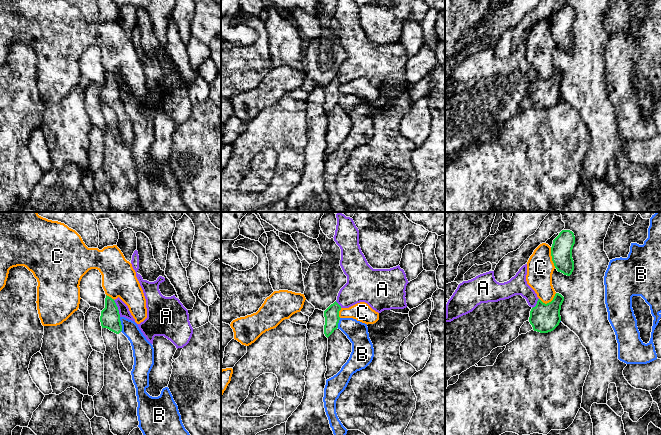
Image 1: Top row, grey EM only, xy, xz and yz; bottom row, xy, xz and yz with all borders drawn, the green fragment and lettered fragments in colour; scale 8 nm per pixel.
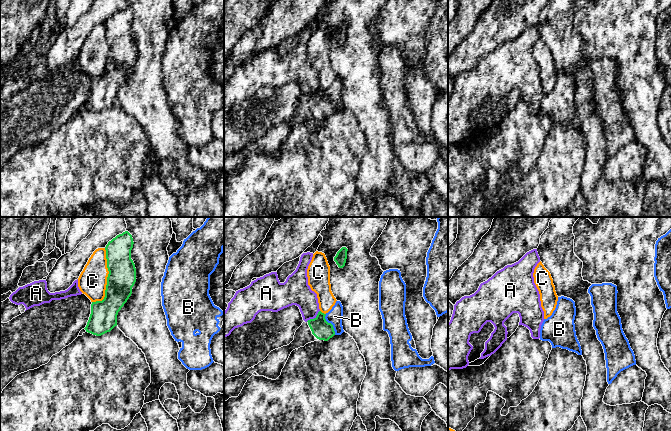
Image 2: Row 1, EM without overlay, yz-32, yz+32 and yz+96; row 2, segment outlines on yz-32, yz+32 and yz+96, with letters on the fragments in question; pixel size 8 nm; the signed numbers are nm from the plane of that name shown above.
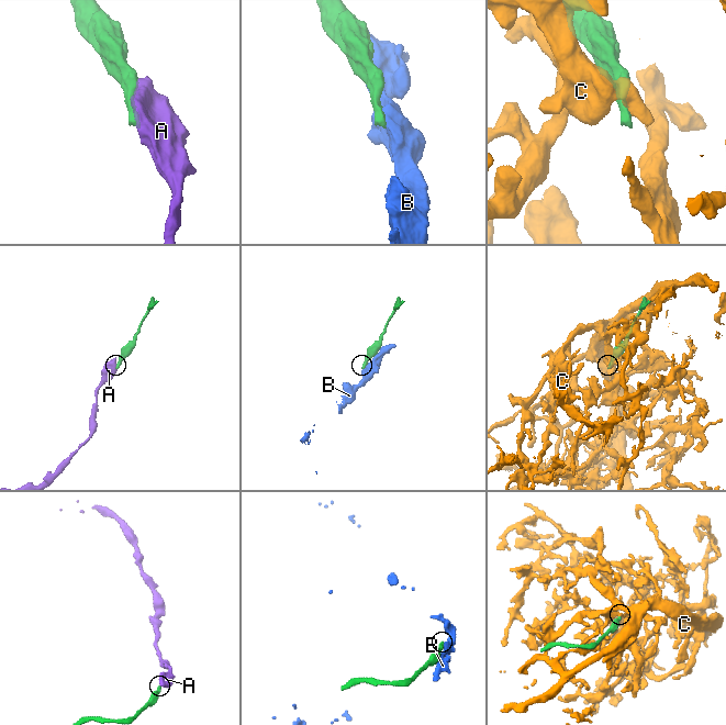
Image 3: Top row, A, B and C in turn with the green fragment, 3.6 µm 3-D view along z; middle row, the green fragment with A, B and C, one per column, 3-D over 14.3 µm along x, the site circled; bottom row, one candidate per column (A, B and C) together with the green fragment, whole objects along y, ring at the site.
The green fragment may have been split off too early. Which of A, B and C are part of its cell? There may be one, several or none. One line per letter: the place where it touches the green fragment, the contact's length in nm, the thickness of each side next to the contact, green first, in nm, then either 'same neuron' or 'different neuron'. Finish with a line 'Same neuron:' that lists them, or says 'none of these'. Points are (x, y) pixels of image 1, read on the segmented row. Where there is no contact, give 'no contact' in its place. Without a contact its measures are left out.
A: xy (117, 308) | 150 nm | 160/80 nm | different neuron
B: xy (120, 324) | 120 nm | 160/150 nm | different neuron
C: yz (552, 257) | 170 nm | 180/220 nm | different neuron
Same neuron: none of these

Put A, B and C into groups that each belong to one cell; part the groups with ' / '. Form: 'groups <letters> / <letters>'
groups A / B / C

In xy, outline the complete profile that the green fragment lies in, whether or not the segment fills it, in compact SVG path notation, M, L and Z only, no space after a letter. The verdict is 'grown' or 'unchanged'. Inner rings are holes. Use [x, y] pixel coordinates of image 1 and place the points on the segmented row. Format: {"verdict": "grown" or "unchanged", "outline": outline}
{"verdict": "grown", "outline": "M106 295L105 308L101 311L100 322L102 328L107 328L118 335L118 350L121 361L131 373L134 365L133 350L128 338L121 332L122 325L118 307L111 297Z"}

